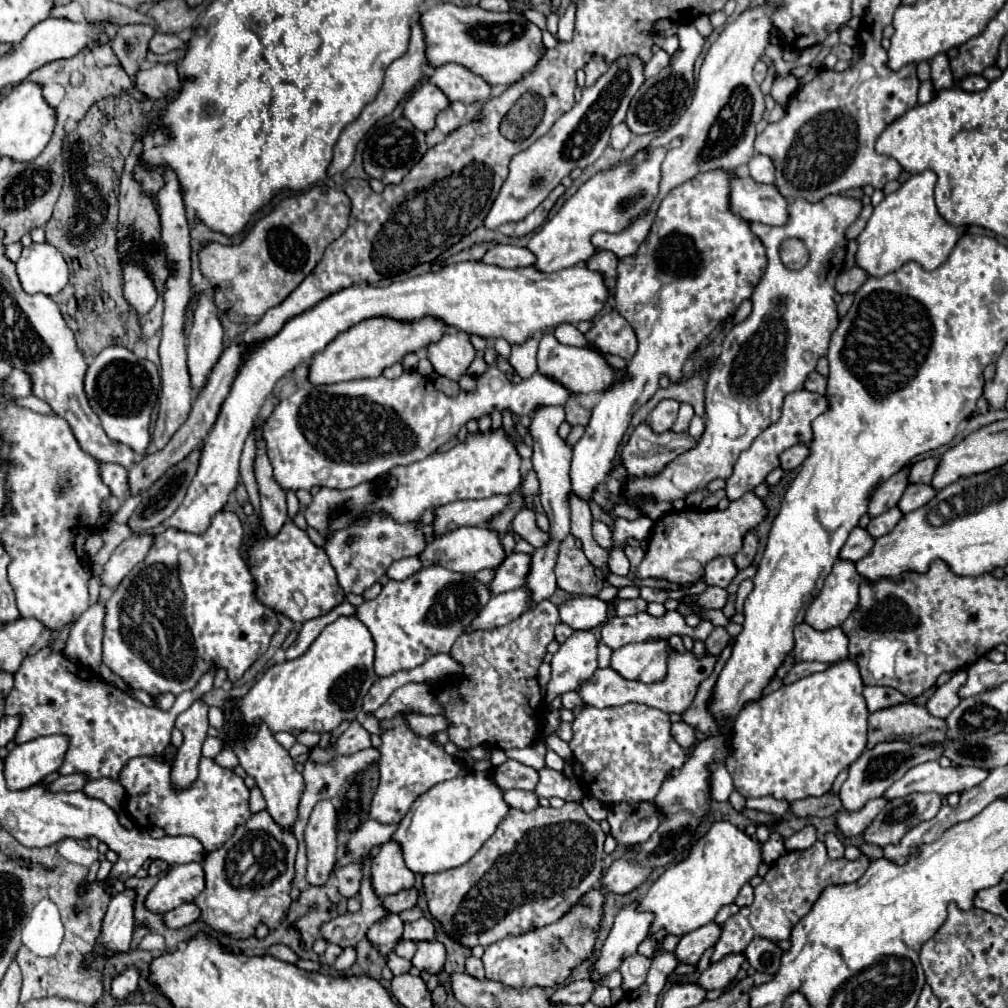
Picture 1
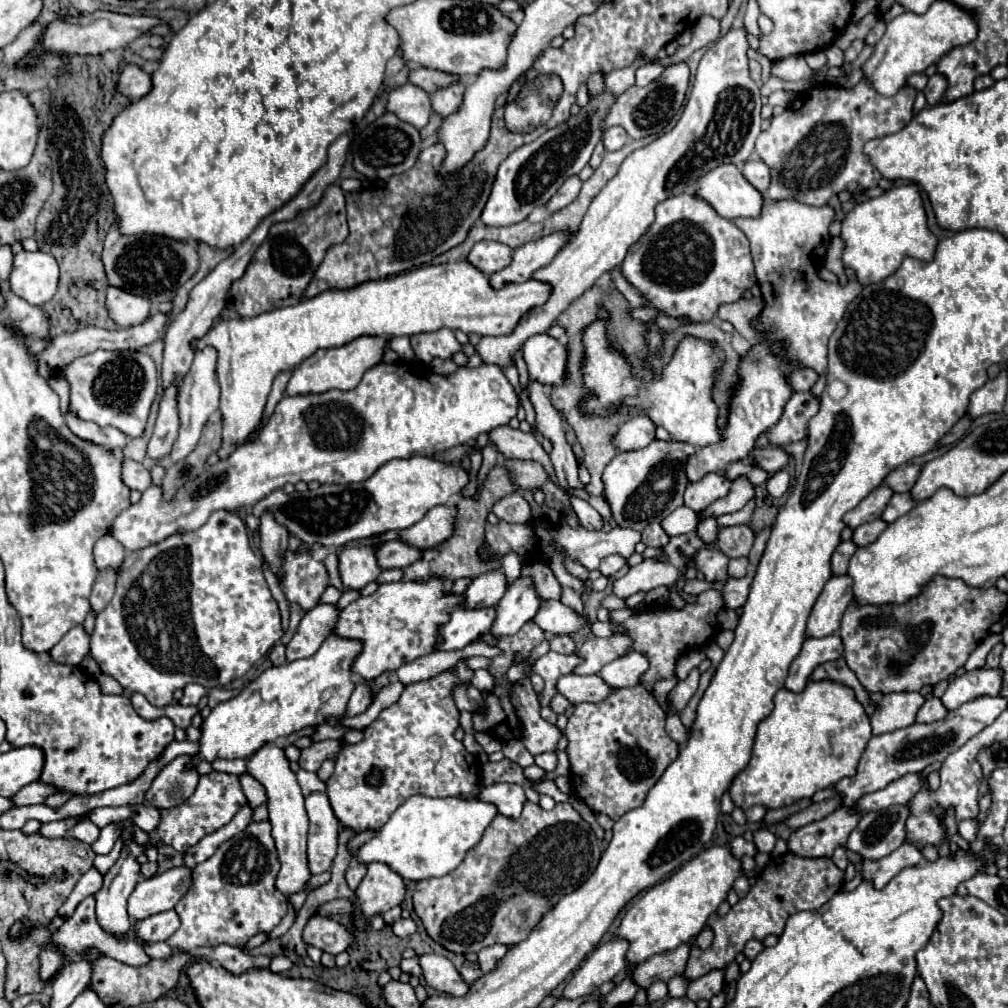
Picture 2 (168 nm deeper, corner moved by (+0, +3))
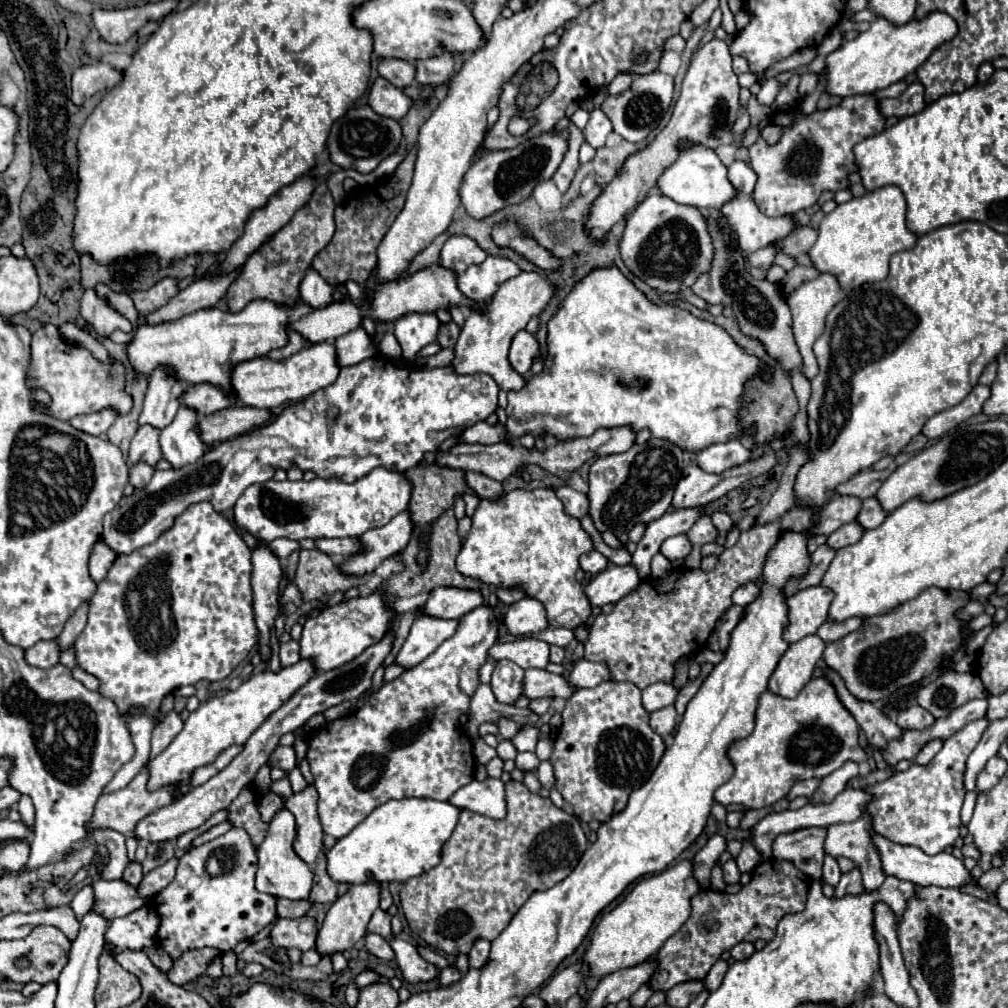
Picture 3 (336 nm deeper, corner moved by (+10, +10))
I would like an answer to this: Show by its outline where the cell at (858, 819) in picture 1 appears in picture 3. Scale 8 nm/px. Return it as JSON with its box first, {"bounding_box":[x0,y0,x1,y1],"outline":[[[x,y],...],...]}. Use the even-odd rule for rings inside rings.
{"bounding_box":[772,828,826,880],"outline":[[[802,828],[798,832],[782,834],[774,840],[772,856],[776,860],[788,860],[806,876],[820,880],[824,860],[824,838],[826,828]]]}

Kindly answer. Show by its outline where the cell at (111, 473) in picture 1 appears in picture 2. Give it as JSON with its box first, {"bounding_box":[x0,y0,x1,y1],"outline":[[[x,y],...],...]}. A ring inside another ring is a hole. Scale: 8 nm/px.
{"bounding_box":[122,459,152,491],"outline":[[[130,459],[122,461],[122,481],[128,489],[138,489],[138,491],[146,491],[152,485],[148,469],[142,463]]]}

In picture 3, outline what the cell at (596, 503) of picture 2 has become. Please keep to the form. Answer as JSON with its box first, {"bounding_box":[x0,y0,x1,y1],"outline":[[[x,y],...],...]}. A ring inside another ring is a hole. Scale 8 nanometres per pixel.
{"bounding_box":[458,422,502,444],"outline":[[[478,422],[470,428],[466,428],[460,436],[458,442],[468,442],[468,444],[496,444],[502,442],[502,424],[486,424]]]}

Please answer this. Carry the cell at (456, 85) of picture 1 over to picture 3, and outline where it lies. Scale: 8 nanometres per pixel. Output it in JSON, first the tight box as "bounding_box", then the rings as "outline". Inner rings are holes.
{"bounding_box":[378,58,414,88],"outline":[[[384,58],[378,64],[378,74],[396,88],[404,88],[414,82],[414,64],[398,58]]]}

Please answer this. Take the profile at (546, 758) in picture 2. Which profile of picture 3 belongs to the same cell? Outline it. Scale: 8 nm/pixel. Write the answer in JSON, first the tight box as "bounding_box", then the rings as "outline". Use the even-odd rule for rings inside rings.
{"bounding_box":[516,752,540,772],"outline":[[[520,752],[518,756],[516,756],[516,768],[518,770],[522,770],[522,772],[528,772],[528,770],[536,770],[538,768],[538,764],[540,764],[540,760],[538,760],[538,756],[534,754],[534,752]]]}

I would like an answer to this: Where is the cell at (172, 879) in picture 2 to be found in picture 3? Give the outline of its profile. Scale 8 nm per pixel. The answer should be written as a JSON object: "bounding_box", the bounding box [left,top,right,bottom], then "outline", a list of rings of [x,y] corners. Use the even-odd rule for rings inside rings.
{"bounding_box":[94,880,150,920],"outline":[[[94,880],[94,912],[106,920],[128,916],[130,912],[146,906],[150,900],[140,898],[136,888],[122,884],[122,880]]]}

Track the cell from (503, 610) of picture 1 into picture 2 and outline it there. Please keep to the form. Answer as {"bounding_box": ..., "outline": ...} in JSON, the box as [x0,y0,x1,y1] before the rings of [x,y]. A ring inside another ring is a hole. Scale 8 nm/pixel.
{"bounding_box":[438,607,496,649],"outline":[[[496,607],[482,609],[456,609],[450,615],[450,621],[440,627],[442,643],[438,649],[464,649],[482,633],[488,633],[496,619]]]}

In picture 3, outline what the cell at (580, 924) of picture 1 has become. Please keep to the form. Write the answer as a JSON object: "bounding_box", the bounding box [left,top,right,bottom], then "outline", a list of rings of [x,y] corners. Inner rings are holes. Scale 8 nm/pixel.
{"bounding_box":[468,940,490,968],"outline":[[[478,940],[472,950],[468,952],[468,960],[470,960],[470,968],[482,968],[488,960],[490,954],[490,942],[488,940]]]}

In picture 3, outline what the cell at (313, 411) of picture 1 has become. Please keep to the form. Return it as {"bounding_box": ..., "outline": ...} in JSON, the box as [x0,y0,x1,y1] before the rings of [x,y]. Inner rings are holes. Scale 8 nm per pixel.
{"bounding_box":[102,356,500,554],"outline":[[[372,356],[372,358],[366,358],[366,360],[362,360],[362,362],[356,364],[356,366],[340,368],[340,374],[338,374],[338,378],[336,378],[334,384],[330,384],[330,386],[318,390],[316,394],[308,396],[306,402],[302,402],[302,404],[292,404],[292,406],[288,406],[282,414],[278,414],[276,418],[272,418],[266,426],[256,428],[252,434],[248,432],[248,434],[242,434],[242,436],[238,436],[238,438],[232,438],[232,440],[226,440],[226,442],[222,442],[222,444],[216,444],[216,446],[214,446],[212,450],[208,450],[196,464],[190,464],[190,466],[180,468],[180,470],[174,470],[174,468],[172,468],[172,470],[156,470],[154,476],[152,476],[152,480],[150,480],[150,484],[148,484],[146,488],[134,490],[132,496],[122,498],[122,502],[118,504],[118,508],[114,508],[110,514],[104,516],[102,542],[108,544],[116,554],[130,554],[130,552],[134,552],[134,550],[138,550],[138,548],[142,548],[142,546],[146,546],[146,544],[152,544],[166,528],[170,528],[170,524],[174,522],[174,516],[182,514],[190,504],[206,500],[206,502],[210,502],[210,504],[214,506],[216,512],[226,512],[228,508],[232,508],[232,506],[236,504],[236,500],[242,496],[242,492],[244,492],[250,484],[270,480],[278,468],[288,470],[290,466],[300,466],[300,470],[312,470],[312,472],[316,472],[316,476],[320,476],[320,478],[326,478],[326,480],[328,480],[328,478],[338,478],[338,480],[350,482],[350,484],[356,482],[356,480],[360,480],[362,476],[370,474],[370,472],[372,472],[374,468],[378,468],[378,466],[382,466],[382,468],[386,468],[386,470],[406,472],[408,468],[416,466],[416,464],[422,460],[422,456],[424,456],[426,452],[436,452],[436,450],[440,448],[440,444],[442,444],[442,430],[448,430],[448,428],[462,430],[462,428],[468,428],[470,424],[476,424],[476,422],[480,422],[480,420],[486,420],[486,418],[496,410],[496,406],[498,406],[498,390],[500,390],[498,384],[494,384],[494,380],[490,380],[490,376],[454,376],[454,372],[450,372],[450,368],[446,368],[446,366],[444,366],[444,368],[432,368],[432,370],[410,370],[410,368],[406,368],[406,366],[394,366],[394,360],[390,360],[390,358],[386,358],[386,356]]]}

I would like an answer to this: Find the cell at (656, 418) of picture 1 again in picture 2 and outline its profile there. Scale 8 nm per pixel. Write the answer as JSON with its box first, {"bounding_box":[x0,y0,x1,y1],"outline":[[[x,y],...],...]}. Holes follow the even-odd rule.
{"bounding_box":[614,415,656,451],"outline":[[[632,415],[624,425],[620,425],[614,445],[620,451],[630,451],[630,449],[640,449],[652,443],[656,437],[656,425],[652,423],[650,417],[646,415]]]}

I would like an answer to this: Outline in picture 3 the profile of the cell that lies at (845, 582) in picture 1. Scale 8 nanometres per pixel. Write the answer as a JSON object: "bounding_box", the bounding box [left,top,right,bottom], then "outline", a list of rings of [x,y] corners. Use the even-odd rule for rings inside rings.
{"bounding_box":[782,586,832,644],"outline":[[[822,586],[806,588],[798,596],[786,600],[788,606],[788,626],[782,632],[782,638],[788,644],[802,640],[804,636],[816,634],[816,630],[826,622],[826,612],[830,608],[832,592],[826,592]]]}

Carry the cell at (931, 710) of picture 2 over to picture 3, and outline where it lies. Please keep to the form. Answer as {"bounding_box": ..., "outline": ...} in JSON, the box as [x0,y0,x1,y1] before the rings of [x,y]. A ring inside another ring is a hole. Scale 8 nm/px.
{"bounding_box":[896,704,934,730],"outline":[[[910,704],[902,712],[898,712],[896,724],[902,730],[926,730],[934,724],[934,716],[930,716],[930,712],[926,712],[922,706]]]}

